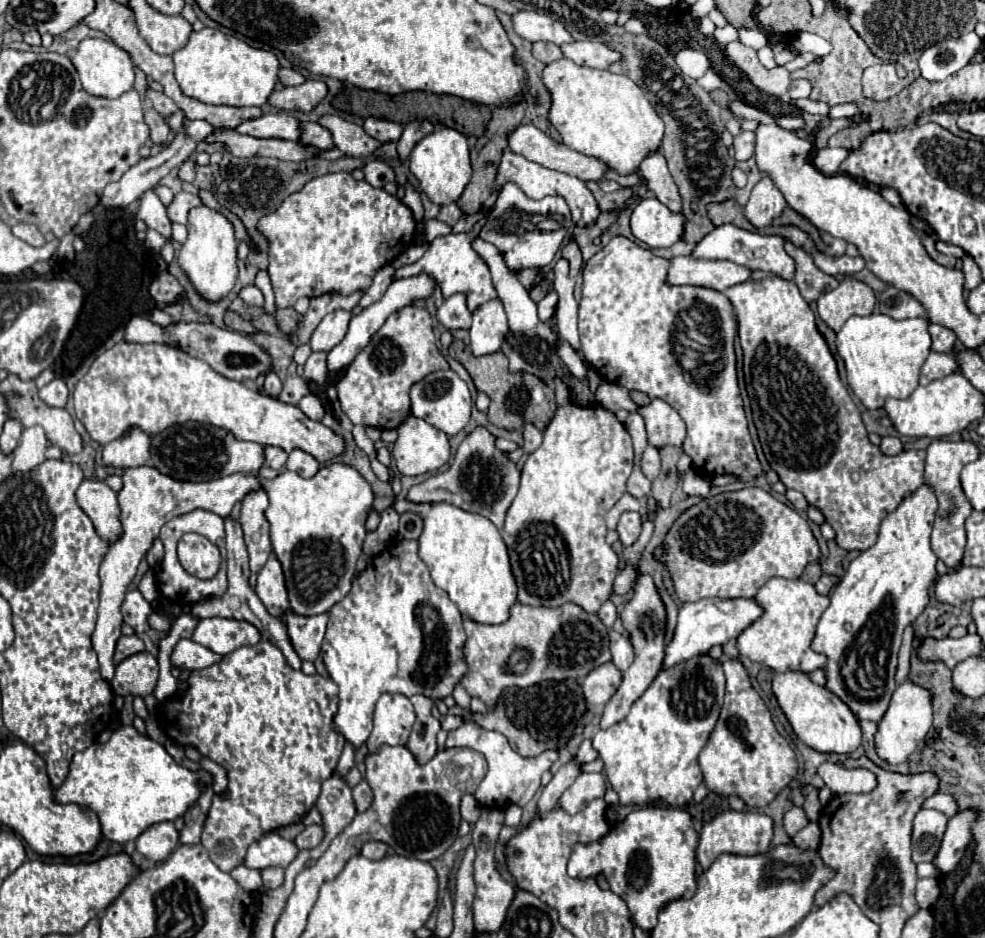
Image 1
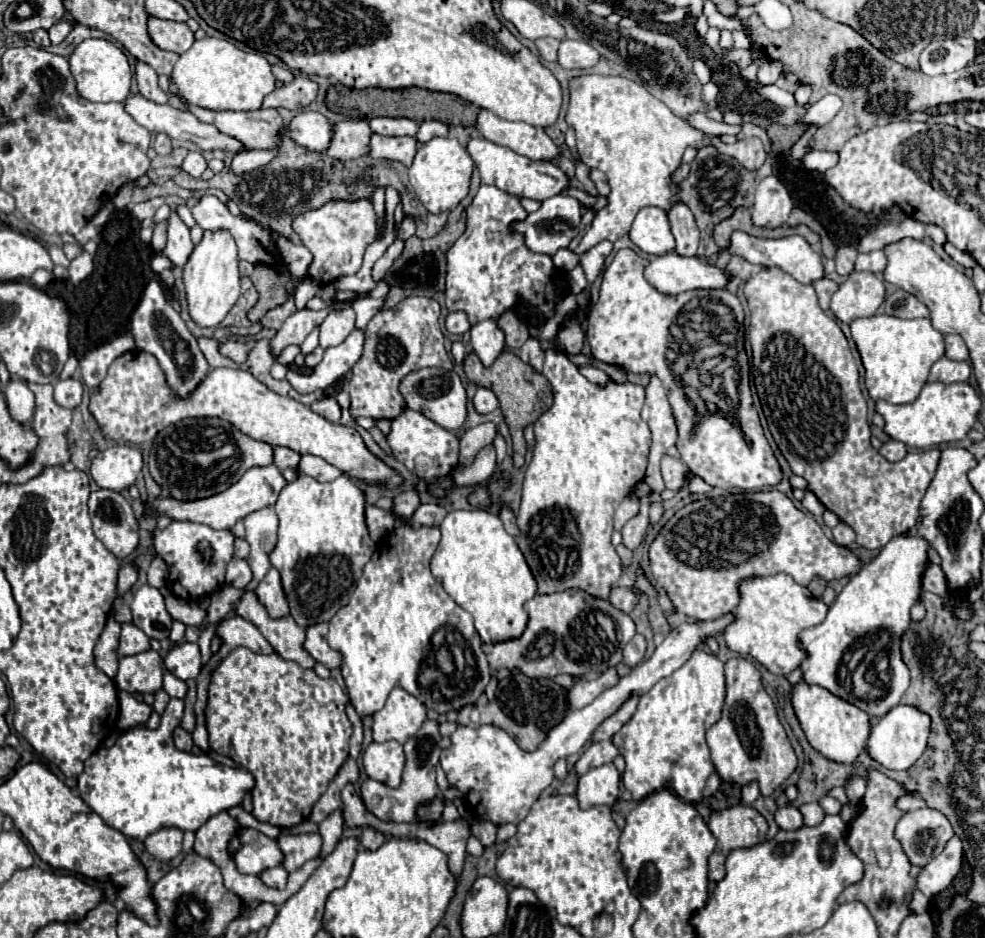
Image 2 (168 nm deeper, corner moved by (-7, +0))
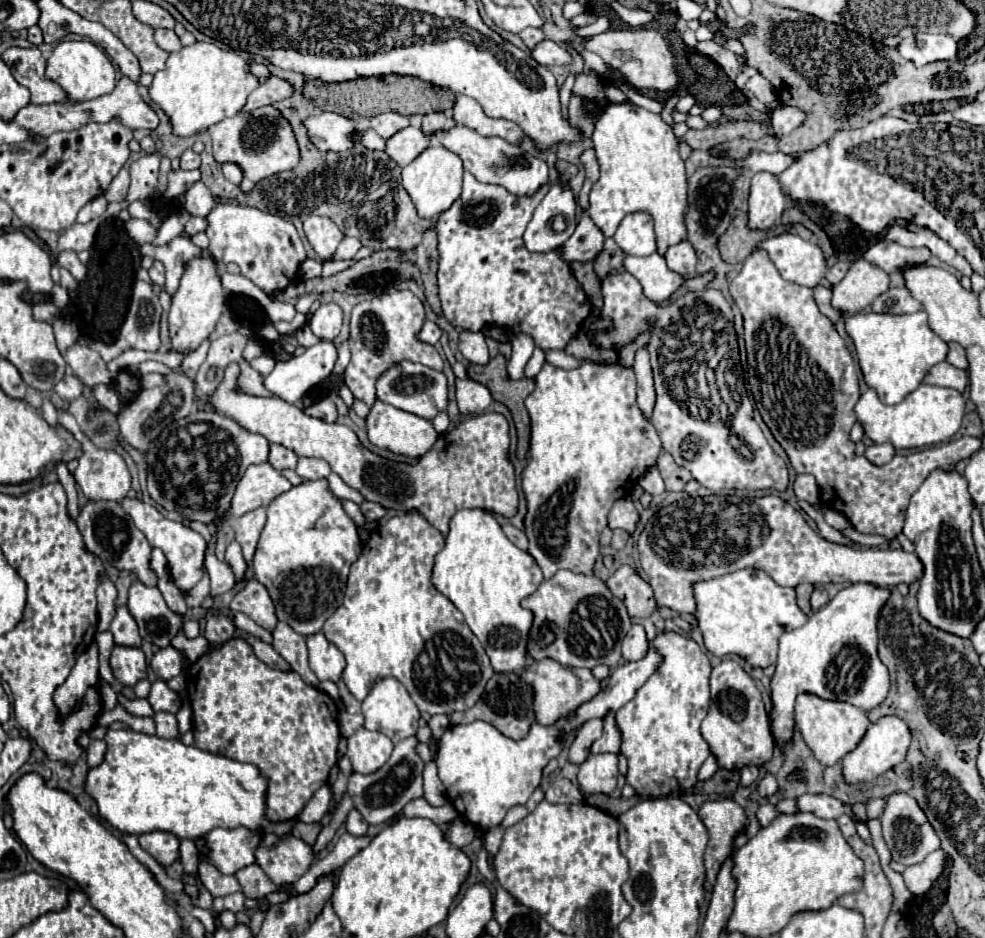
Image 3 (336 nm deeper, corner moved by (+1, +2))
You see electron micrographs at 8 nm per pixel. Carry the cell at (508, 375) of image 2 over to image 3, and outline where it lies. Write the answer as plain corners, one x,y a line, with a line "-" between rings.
496,355
486,365
468,365
468,377
486,385
492,393
492,397
500,403
504,403
514,419
516,435
518,435
518,447
516,457
526,459
528,445
530,445
530,419
528,411
524,407
524,399
534,389
534,379
510,379
506,375
506,359
502,355

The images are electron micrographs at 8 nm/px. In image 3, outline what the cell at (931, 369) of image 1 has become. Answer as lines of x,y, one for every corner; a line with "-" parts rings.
946,361
936,363
924,377
924,383
928,385
940,385
940,387
952,387
956,391
964,391
968,385
968,373
964,369
958,369

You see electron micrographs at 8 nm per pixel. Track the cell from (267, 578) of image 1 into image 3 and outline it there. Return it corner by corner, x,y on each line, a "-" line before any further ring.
250,579
246,583
246,587
234,595
230,609
242,611
244,615
248,615
252,621
256,621
260,627
264,627
268,631
272,631
278,621
274,603
272,603
266,587
262,587
262,583
258,583
256,579

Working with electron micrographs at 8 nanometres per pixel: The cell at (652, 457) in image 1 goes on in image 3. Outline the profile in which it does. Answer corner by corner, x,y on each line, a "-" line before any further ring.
662,453
658,457
658,471
666,483
666,491
682,491
684,485
692,479
690,471
686,471
684,467
676,465
676,461
672,459
670,453

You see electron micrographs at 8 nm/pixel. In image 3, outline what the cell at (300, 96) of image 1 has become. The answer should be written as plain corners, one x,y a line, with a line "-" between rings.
270,77
266,79
258,89
254,89
248,97
248,103
244,105
246,111
254,111
264,105
272,105
276,101
288,99
294,93
294,87
290,81
280,79
280,77

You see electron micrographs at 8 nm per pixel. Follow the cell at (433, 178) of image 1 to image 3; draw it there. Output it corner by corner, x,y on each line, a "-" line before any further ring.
430,145
426,151
422,151
410,165
402,169
402,185
408,191
412,203
416,205
416,211
422,219
434,219
460,197
462,193
462,159
454,155
452,151
446,151
442,145

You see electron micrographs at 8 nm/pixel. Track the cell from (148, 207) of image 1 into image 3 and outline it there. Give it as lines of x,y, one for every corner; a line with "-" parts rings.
178,235
178,237
174,237
166,245
142,245
140,247
140,253
164,263
164,267
166,267
166,283
164,283
164,289
170,295
174,295
176,289
178,289
178,283
180,283
180,277
184,273
186,263
192,257
200,255
202,251
190,241
188,235

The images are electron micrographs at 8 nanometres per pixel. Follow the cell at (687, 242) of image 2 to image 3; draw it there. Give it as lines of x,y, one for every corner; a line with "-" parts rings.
682,239
682,243
676,243
674,247
666,249
666,263
672,271
684,275
686,279
692,279
696,275
696,251
690,247
690,241

